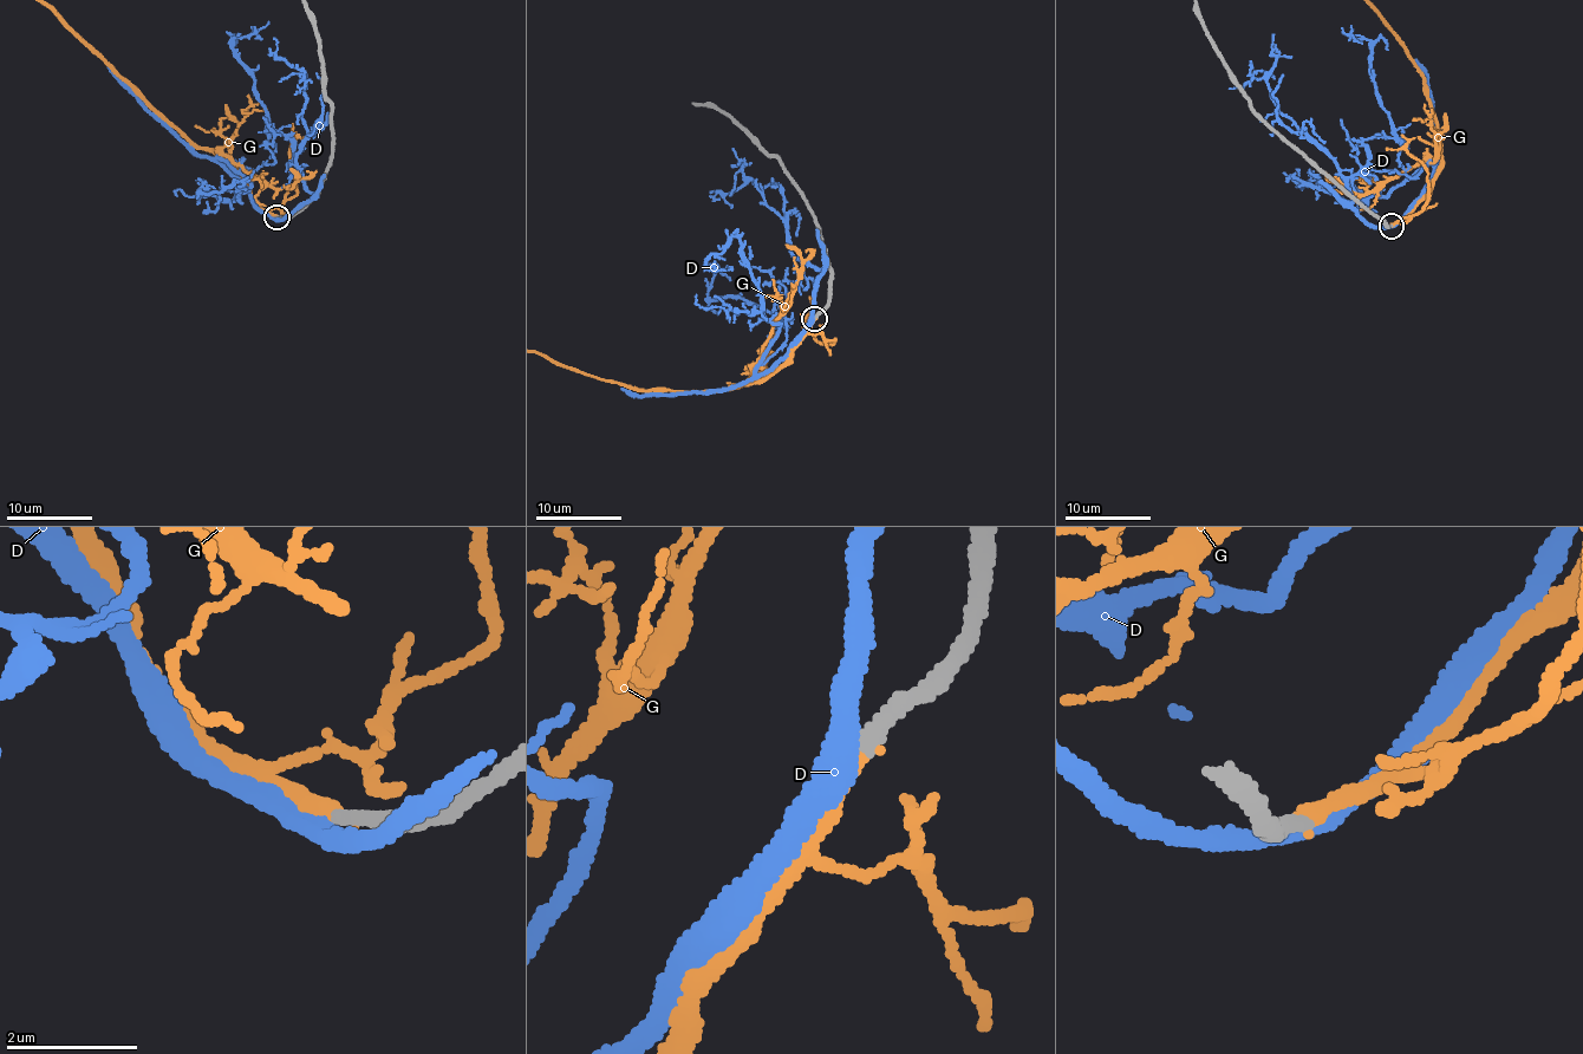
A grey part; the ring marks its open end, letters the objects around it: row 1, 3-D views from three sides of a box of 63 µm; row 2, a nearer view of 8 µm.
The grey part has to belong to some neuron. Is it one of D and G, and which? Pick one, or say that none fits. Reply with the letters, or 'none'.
G

